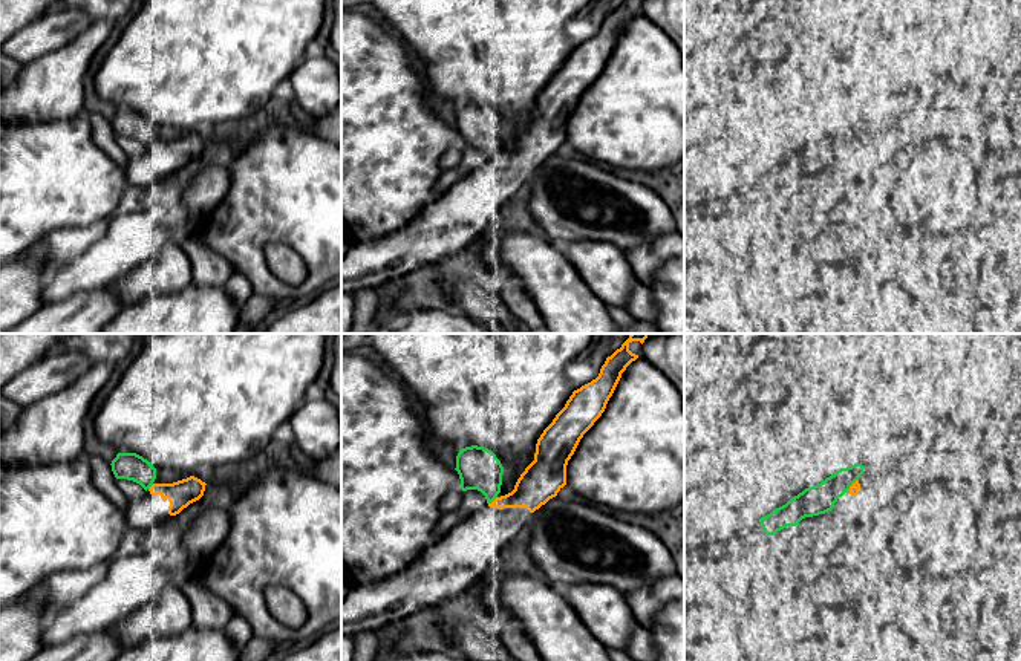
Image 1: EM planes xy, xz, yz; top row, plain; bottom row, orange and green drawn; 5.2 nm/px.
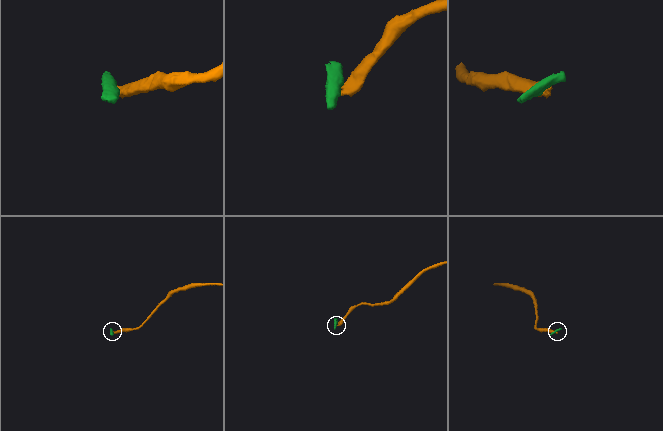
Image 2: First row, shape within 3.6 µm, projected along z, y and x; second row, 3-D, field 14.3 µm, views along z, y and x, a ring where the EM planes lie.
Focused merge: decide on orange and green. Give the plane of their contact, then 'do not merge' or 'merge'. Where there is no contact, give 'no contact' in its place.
xz | do not merge

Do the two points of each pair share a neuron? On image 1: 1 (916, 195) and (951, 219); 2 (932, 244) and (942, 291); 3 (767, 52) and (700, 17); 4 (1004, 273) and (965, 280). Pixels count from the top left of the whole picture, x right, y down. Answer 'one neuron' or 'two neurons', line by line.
1: one neuron
2: one neuron
3: two neurons
4: two neurons

